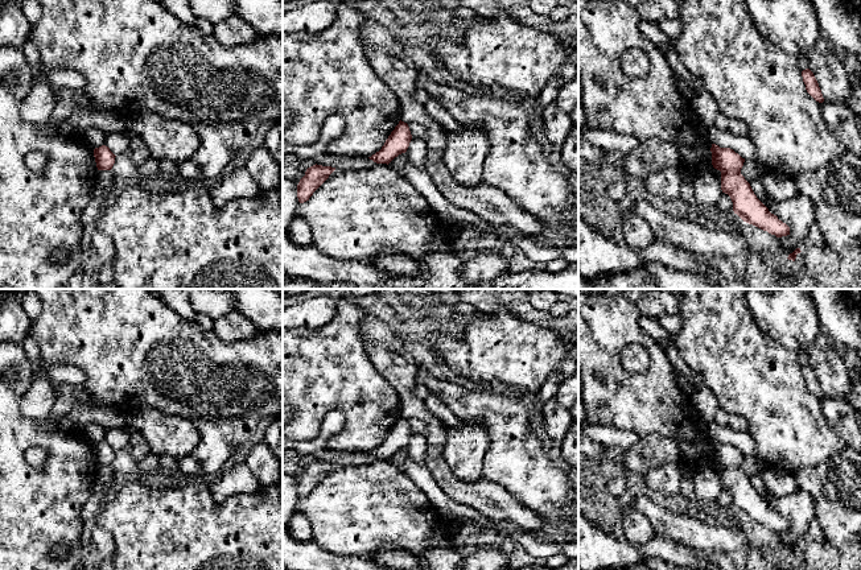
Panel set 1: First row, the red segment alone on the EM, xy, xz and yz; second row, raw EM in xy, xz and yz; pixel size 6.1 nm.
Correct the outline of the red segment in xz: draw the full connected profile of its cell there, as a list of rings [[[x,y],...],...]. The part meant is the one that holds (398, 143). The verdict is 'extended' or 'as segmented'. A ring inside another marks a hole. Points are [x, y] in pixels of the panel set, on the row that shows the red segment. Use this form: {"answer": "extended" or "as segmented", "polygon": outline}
{"answer": "as segmented", "polygon": [[[400,120],[388,136],[388,139],[386,140],[382,149],[368,158],[376,164],[388,165],[395,157],[407,152],[411,140],[412,135],[408,124]]]}

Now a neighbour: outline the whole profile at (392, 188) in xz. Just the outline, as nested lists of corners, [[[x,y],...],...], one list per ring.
[[[378,164],[363,170],[335,169],[296,210],[310,227],[313,245],[330,257],[371,260],[392,249],[424,261],[425,248],[440,227],[427,199],[395,168]]]

